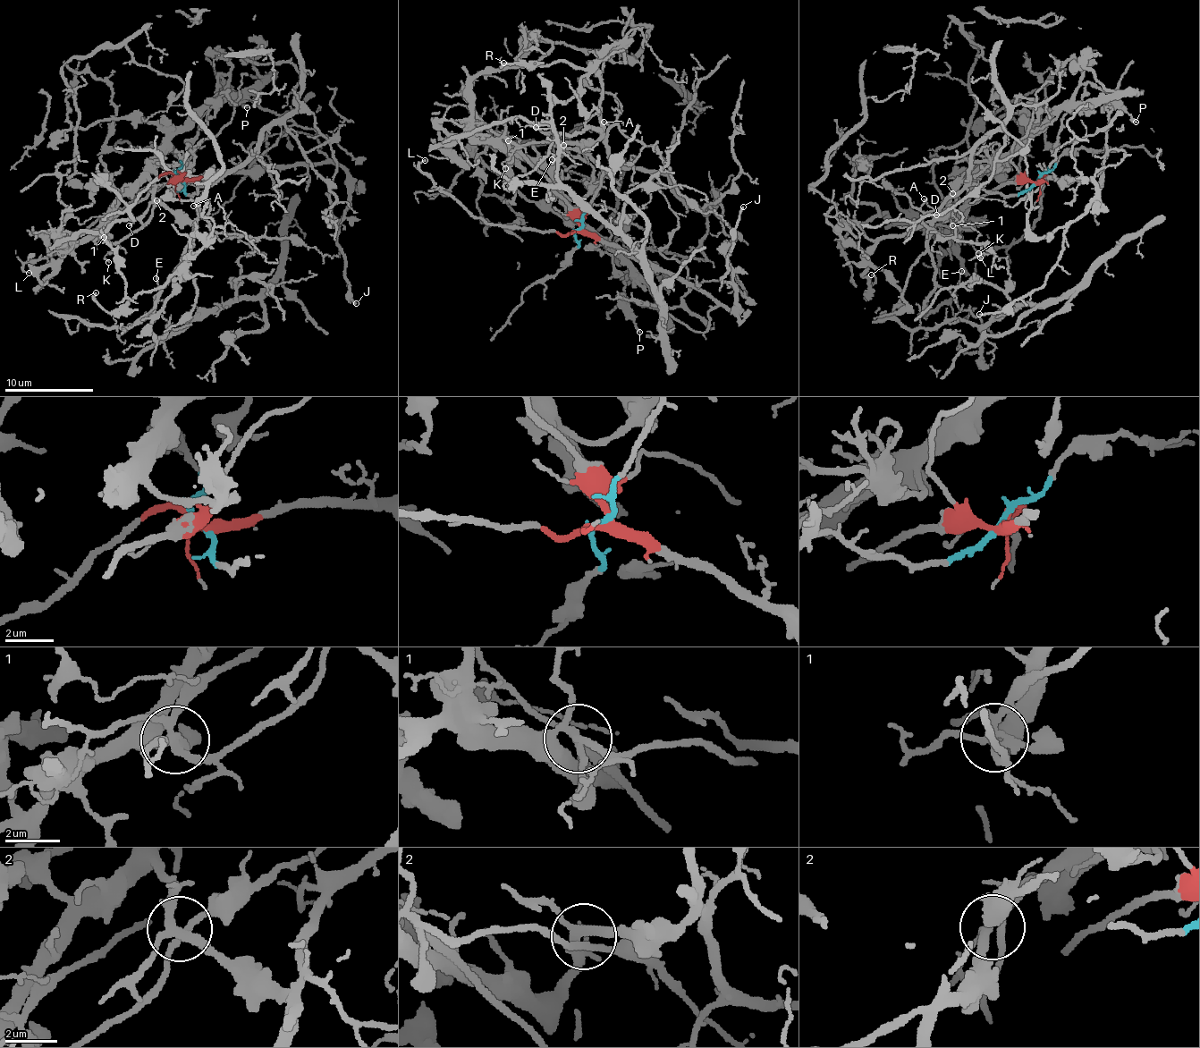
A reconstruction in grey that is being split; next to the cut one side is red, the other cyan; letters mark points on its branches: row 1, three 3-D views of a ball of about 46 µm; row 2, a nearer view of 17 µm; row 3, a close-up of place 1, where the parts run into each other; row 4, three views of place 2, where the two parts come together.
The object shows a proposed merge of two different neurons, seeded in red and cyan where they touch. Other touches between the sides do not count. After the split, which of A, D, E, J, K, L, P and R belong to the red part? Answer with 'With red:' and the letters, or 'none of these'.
With red: J, K, L

